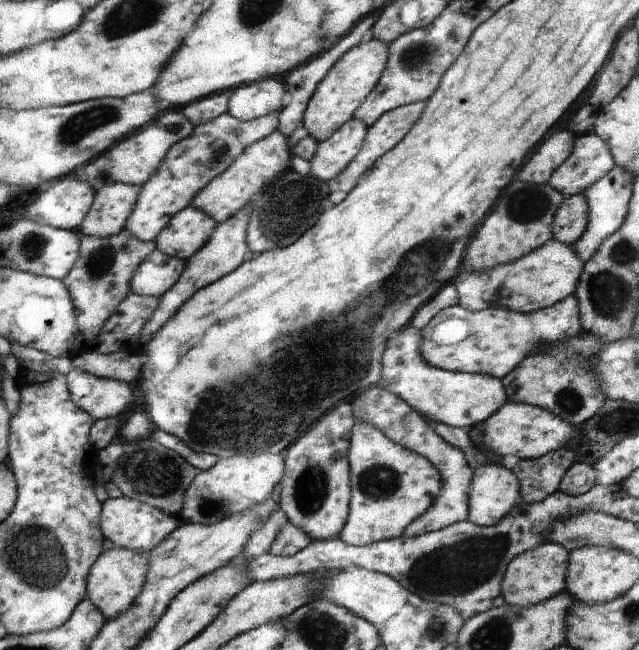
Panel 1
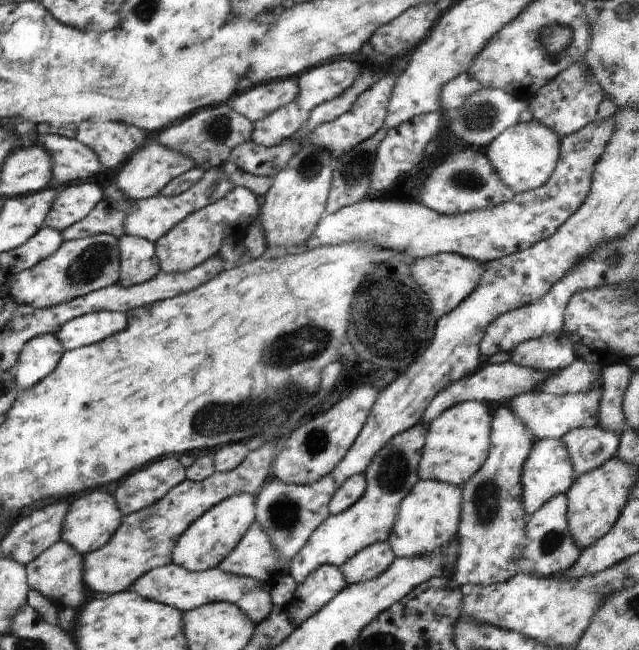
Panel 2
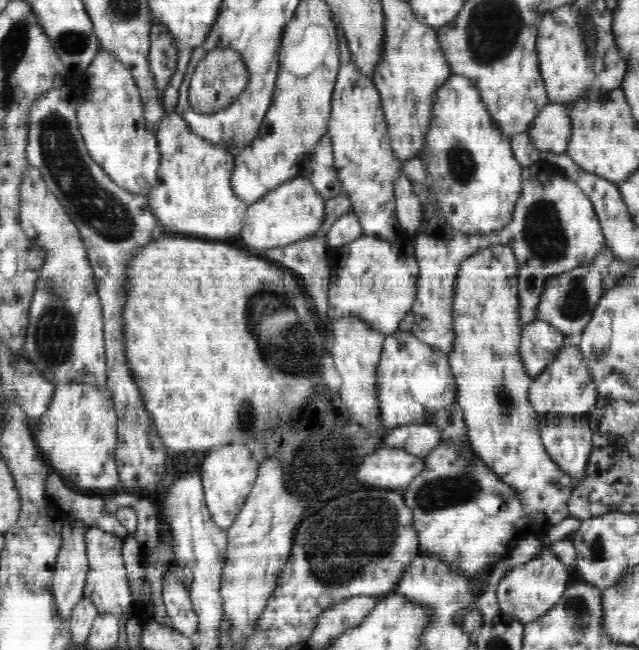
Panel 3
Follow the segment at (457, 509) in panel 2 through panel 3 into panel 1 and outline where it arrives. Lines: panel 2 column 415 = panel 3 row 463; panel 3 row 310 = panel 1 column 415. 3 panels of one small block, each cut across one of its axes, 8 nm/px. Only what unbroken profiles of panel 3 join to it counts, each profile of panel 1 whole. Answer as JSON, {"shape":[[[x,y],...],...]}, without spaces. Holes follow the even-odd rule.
{"shape":[[[356,418],[347,459],[350,462],[351,501],[346,524],[338,538],[349,545],[369,545],[402,537],[407,526],[440,496],[439,470],[422,455],[392,442],[379,428]]]}

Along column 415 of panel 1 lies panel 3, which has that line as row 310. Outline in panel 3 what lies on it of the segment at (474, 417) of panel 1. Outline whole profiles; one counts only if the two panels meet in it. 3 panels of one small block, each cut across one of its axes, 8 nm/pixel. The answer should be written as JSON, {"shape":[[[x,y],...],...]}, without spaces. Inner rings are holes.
{"shape":[[[362,235],[360,238],[349,242],[341,247],[335,247],[332,249],[332,259],[331,259],[331,276],[330,276],[330,289],[328,291],[329,301],[328,301],[328,310],[327,316],[328,318],[356,318],[364,321],[368,326],[372,327],[374,330],[378,330],[378,332],[389,335],[393,332],[398,331],[398,324],[404,320],[404,317],[408,312],[411,312],[411,306],[414,305],[415,302],[415,294],[418,288],[418,271],[419,266],[415,257],[415,247],[408,244],[409,237],[406,236],[406,242],[401,244],[392,243],[390,241],[386,241],[384,239],[380,239],[380,237],[374,237],[374,235]]]}

